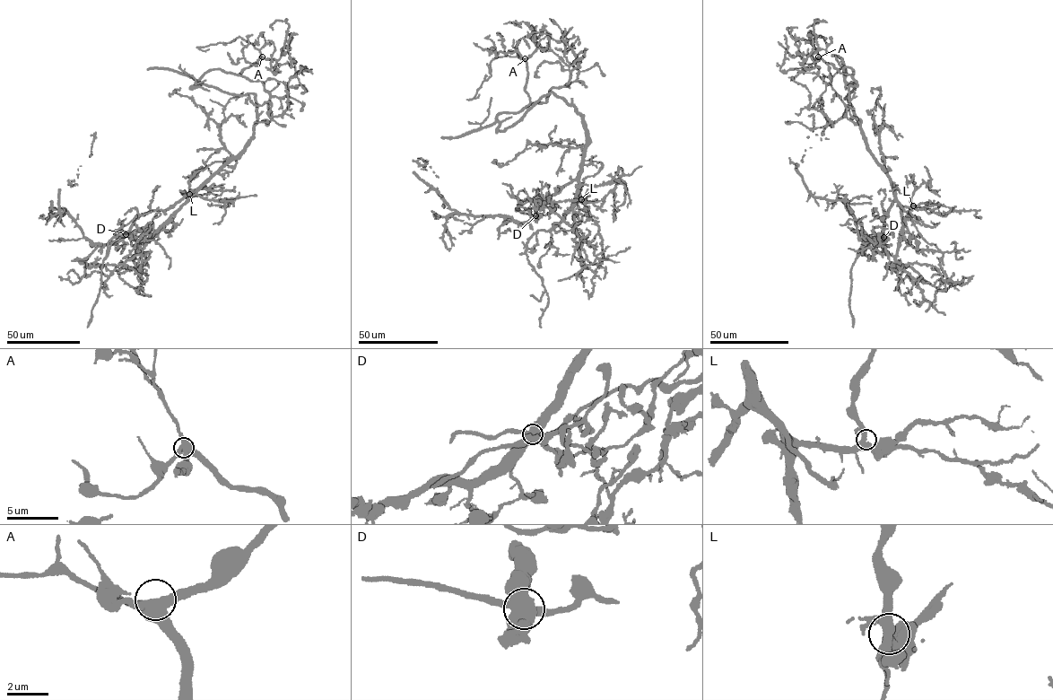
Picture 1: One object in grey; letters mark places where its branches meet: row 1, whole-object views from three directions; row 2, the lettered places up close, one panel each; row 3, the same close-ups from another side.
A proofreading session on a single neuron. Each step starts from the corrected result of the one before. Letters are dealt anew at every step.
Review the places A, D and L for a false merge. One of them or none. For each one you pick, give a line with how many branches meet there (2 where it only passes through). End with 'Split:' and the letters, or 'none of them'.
D: 4
Split: D

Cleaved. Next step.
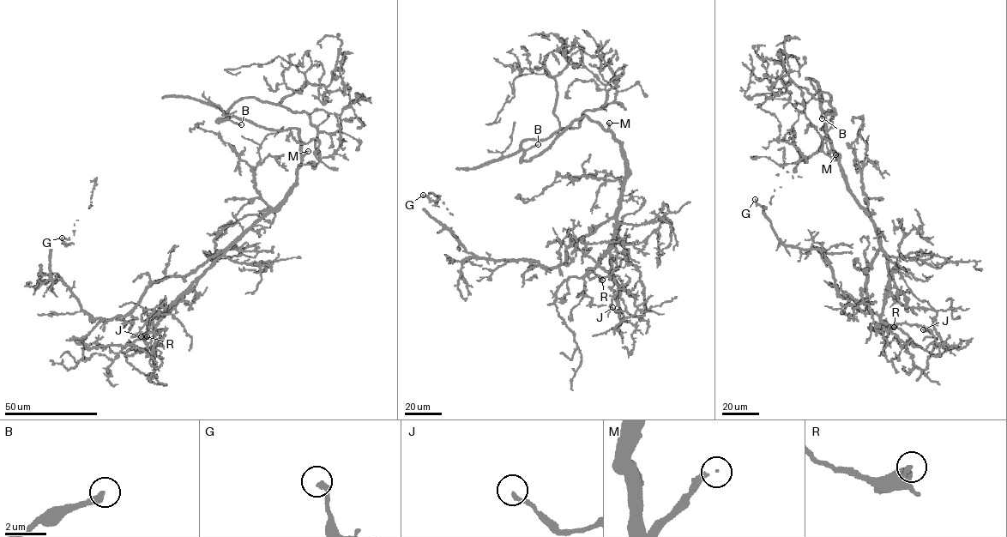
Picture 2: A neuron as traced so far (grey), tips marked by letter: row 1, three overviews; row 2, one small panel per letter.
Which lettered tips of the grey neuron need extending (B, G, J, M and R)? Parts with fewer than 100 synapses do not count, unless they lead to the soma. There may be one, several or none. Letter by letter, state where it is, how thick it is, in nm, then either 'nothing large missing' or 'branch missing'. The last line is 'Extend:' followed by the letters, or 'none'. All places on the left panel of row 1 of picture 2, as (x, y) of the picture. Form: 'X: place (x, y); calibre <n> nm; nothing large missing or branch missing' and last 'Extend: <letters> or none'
B: place (241, 124); calibre 320 nm; branch missing
G: place (62, 238); calibre 280 nm; nothing large missing
J: place (141, 336); calibre 160 nm; nothing large missing
M: place (308, 151); calibre 170 nm; branch missing
R: place (147, 336); calibre 220 nm; nothing large missing
Extend: B, M

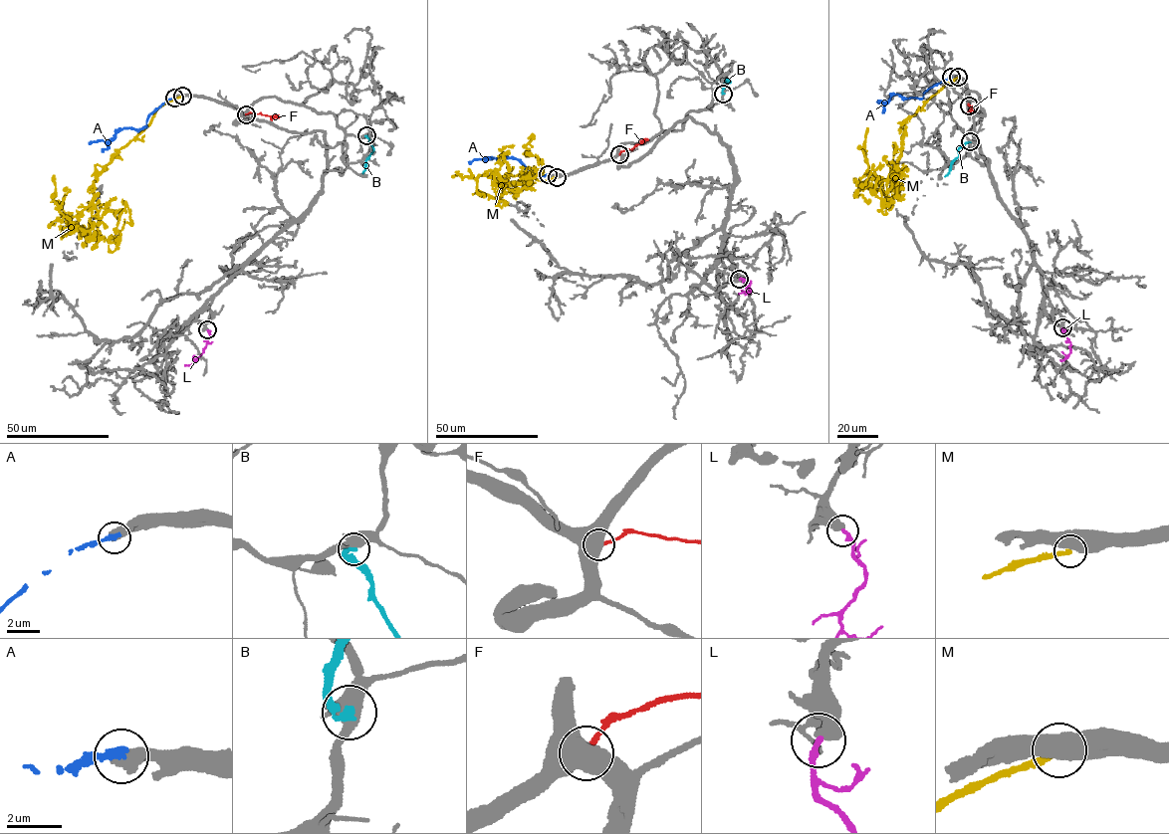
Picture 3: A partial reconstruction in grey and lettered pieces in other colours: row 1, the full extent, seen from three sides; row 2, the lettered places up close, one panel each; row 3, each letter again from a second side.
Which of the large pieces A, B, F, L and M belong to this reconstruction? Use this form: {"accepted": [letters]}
{"accepted": ["L"]}

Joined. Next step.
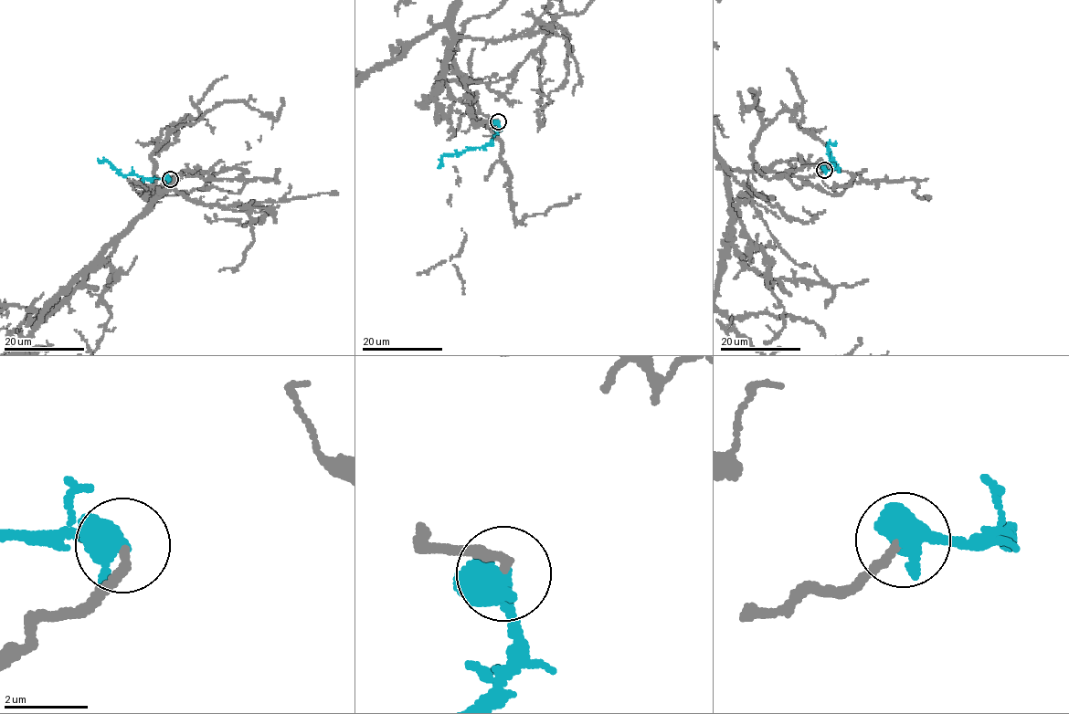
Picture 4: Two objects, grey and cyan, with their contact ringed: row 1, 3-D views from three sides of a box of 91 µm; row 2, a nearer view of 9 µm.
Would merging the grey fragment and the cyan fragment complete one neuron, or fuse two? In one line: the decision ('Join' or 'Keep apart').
Join

